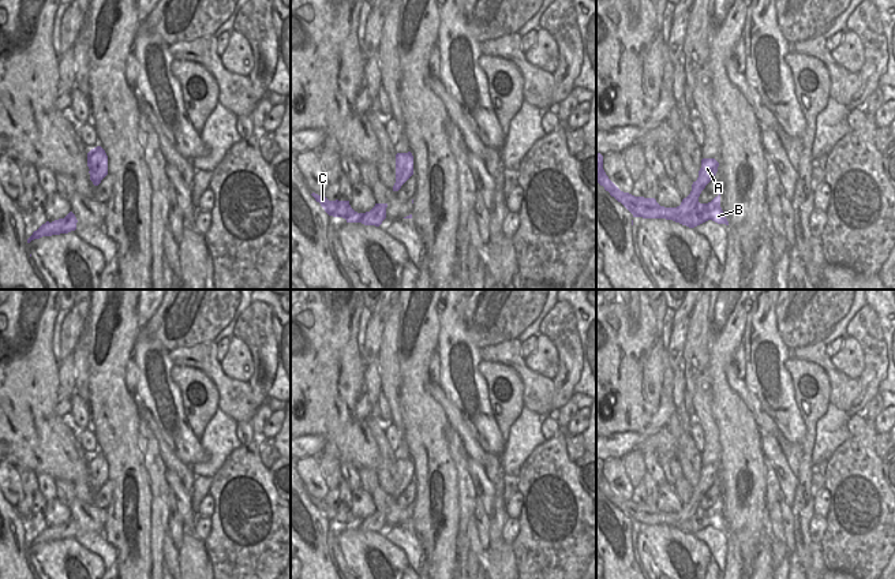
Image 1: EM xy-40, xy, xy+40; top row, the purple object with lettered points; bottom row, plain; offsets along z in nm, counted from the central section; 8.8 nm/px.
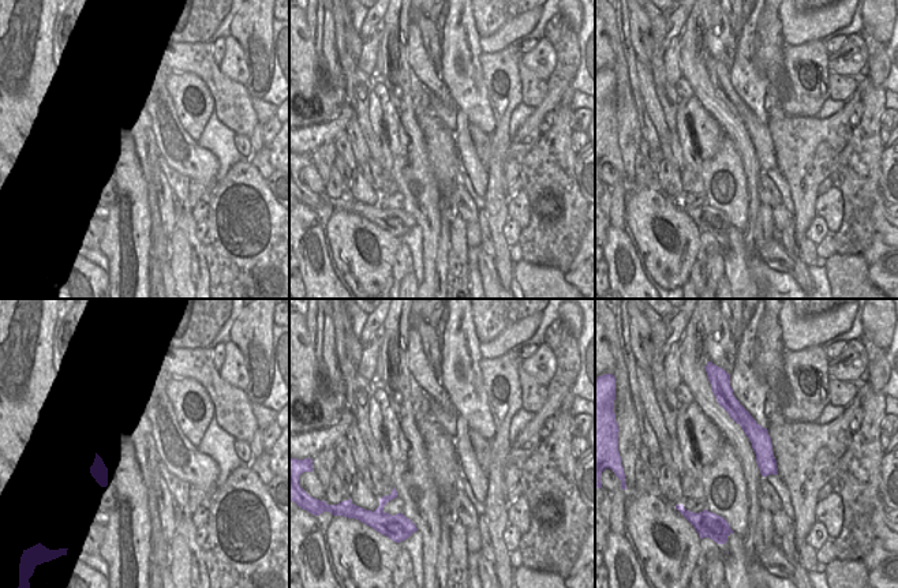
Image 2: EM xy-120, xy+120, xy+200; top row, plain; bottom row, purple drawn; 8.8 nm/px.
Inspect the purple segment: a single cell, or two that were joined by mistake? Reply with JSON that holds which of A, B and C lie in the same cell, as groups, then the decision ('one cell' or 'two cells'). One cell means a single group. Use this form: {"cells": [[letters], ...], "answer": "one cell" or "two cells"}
{"cells": [["A"], ["B", "C"]], "answer": "two cells"}

